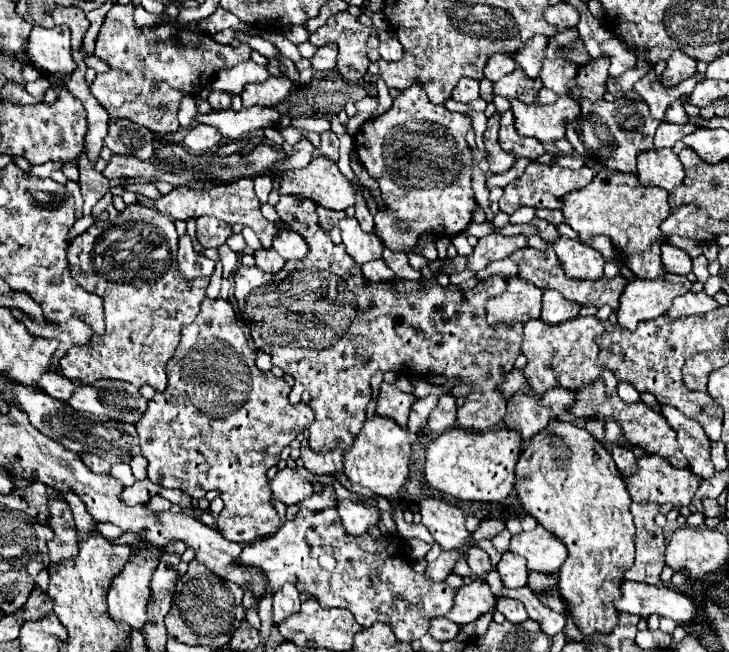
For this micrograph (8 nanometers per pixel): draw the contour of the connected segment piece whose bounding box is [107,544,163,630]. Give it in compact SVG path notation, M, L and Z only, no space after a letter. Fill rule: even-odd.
M147 544L147 546L141 546L141 548L135 548L135 552L131 552L131 558L129 562L125 564L123 572L117 574L113 578L113 586L107 594L107 604L109 604L109 614L113 620L117 622L123 622L123 624L129 624L131 628L135 630L143 630L145 624L151 624L153 620L147 616L147 602L151 598L151 588L149 588L149 582L151 582L151 574L153 574L153 568L157 566L157 560L161 558L163 550L159 546L153 546L153 544Z

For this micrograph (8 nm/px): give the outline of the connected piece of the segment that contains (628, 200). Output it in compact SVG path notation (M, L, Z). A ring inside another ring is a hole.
M601 172L593 178L593 182L589 186L565 196L563 216L565 216L565 222L579 234L579 240L587 242L595 234L605 234L611 238L611 242L615 242L615 246L619 246L623 250L623 254L633 254L633 252L643 252L655 240L659 240L659 242L665 240L665 234L659 230L659 224L671 214L671 206L667 202L667 196L669 196L669 192L663 188L657 188L653 184L647 184L647 186L641 184L635 174Z

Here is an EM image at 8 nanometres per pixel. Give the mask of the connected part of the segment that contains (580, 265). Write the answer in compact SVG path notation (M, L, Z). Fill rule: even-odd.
M565 236L553 244L553 250L557 252L557 258L569 278L597 280L603 276L605 258L599 250Z

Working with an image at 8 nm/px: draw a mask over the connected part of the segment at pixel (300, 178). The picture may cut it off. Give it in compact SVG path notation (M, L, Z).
M313 158L301 170L287 170L279 194L295 194L313 200L329 210L345 210L355 204L355 190L351 182L339 172L329 158Z

